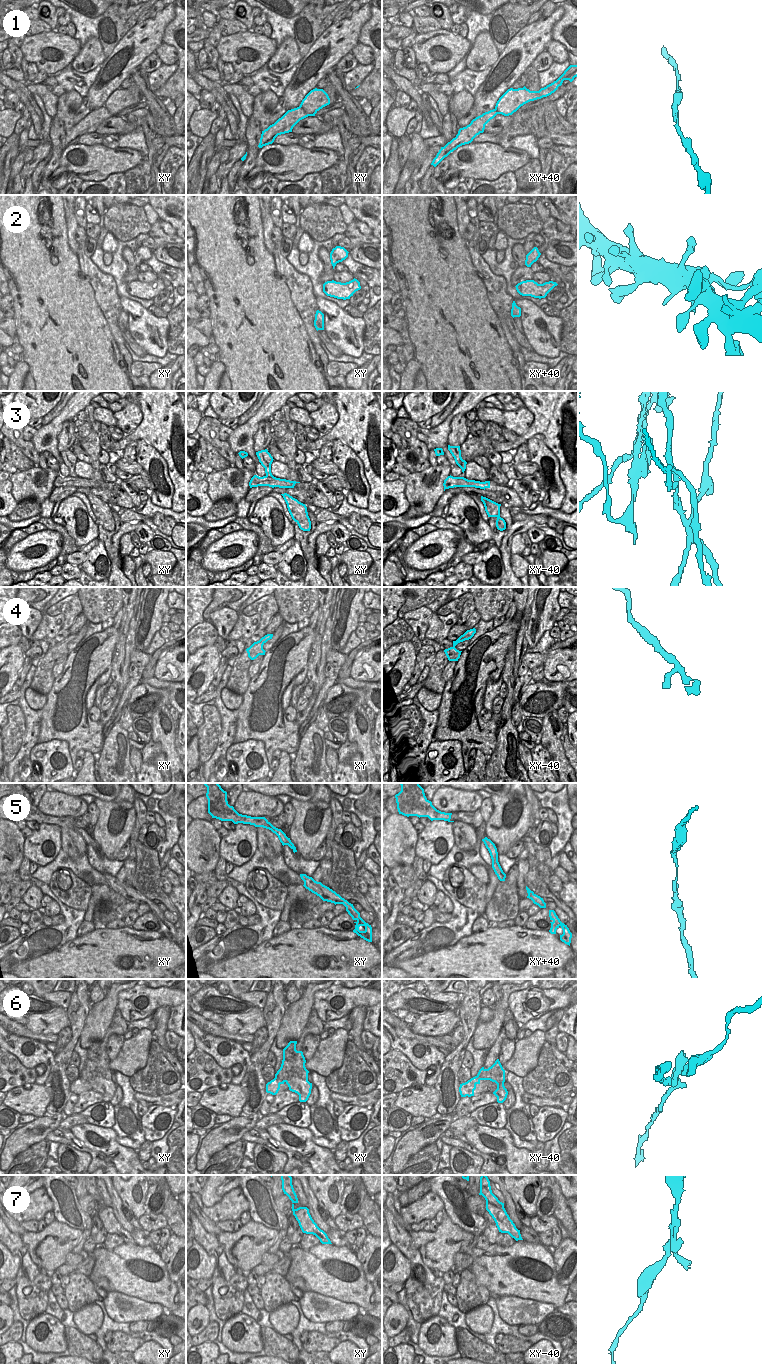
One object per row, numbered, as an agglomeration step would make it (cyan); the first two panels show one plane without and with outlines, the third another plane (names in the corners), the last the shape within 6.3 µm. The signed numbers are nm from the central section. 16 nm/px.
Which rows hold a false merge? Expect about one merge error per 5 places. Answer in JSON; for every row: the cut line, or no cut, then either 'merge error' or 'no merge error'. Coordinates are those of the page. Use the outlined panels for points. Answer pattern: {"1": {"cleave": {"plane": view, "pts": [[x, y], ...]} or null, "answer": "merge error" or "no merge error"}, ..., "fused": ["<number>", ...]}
{"1": {"cleave": null, "answer": "no merge error"}, "2": {"cleave": null, "answer": "no merge error"}, "3": {"cleave": {"plane": "xy", "pts": [[266, 475], [279, 479]]}, "answer": "merge error"}, "4": {"cleave": null, "answer": "no merge error"}, "5": {"cleave": null, "answer": "no merge error"}, "6": {"cleave": {"plane": "xy", "pts": [[275, 1077], [280, 1079], [280, 1083]]}, "answer": "merge error"}, "7": {"cleave": null, "answer": "no merge error"}, "fused": ["3", "6"]}

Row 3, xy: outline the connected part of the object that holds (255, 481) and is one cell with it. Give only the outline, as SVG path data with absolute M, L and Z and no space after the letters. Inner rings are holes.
M254 475L249 482L249 486L250 488L258 486L269 486L272 488L274 487L294 488L296 483L300 482L290 481L286 479L277 479L274 477L267 477L267 476L259 477L257 475Z

